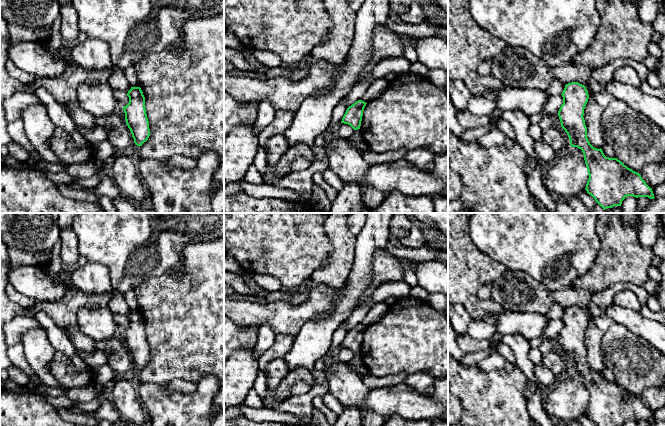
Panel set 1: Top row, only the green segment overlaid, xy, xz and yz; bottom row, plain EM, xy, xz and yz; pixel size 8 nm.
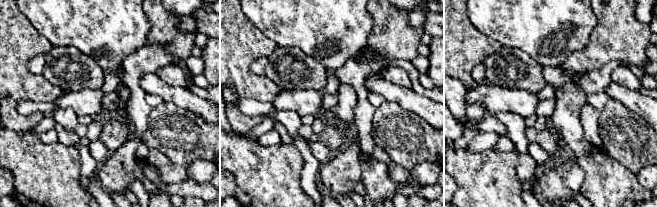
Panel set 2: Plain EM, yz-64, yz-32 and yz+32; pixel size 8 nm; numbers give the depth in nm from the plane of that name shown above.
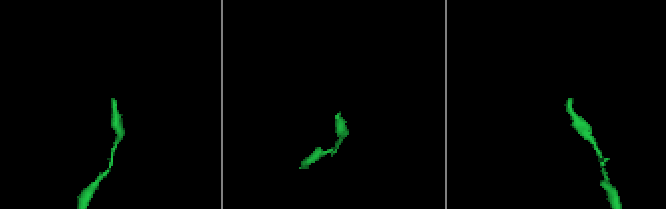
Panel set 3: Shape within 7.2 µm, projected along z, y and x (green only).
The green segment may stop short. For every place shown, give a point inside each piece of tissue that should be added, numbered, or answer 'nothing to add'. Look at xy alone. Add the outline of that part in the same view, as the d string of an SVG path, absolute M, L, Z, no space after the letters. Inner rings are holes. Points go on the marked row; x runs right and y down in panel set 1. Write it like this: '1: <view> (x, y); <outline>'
nothing to add

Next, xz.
1: xz (357, 134); M360 129L354 130L353 134L349 136L354 142L362 139L362 132Z

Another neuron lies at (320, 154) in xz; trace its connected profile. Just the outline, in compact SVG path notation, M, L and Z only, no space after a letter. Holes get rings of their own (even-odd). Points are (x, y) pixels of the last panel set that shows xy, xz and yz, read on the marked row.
M313 144L310 147L314 151L316 160L323 160L326 157L325 147L317 147Z

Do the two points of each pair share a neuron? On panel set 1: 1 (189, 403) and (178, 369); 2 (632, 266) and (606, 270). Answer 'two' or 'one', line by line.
1: two
2: one

